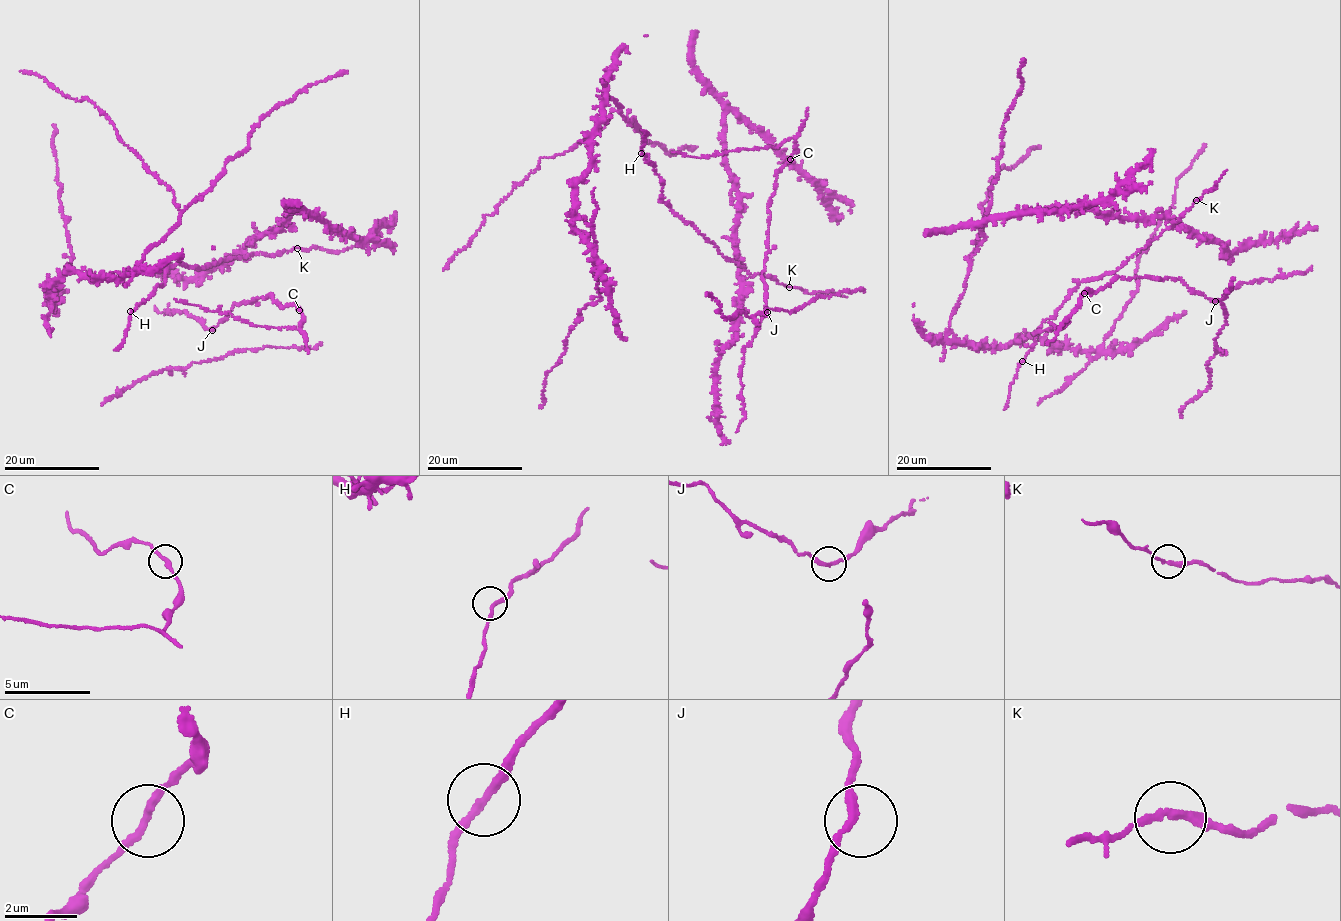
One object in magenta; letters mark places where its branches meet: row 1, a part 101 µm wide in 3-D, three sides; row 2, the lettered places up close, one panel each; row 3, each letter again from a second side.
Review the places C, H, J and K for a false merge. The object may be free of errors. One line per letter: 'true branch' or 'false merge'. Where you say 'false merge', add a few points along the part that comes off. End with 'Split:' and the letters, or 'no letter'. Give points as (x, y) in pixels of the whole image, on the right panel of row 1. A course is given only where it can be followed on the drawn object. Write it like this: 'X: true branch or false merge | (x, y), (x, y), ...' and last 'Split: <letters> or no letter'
C: true branch
H: true branch
J: true branch
K: true branch
Split: no letter

